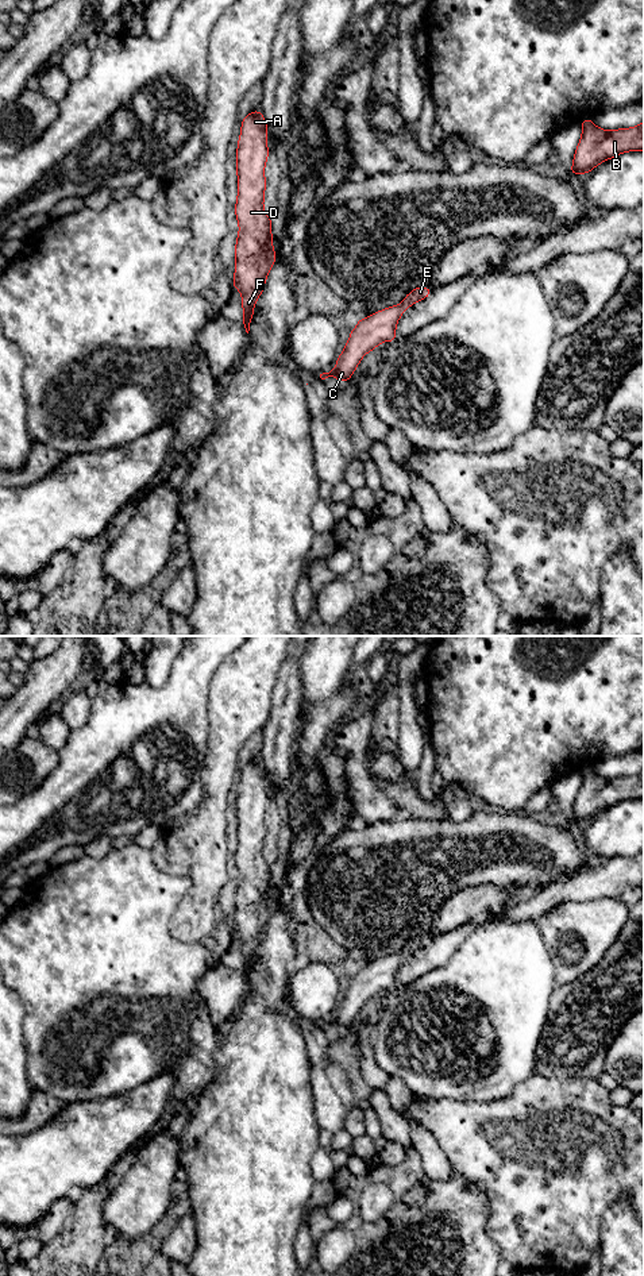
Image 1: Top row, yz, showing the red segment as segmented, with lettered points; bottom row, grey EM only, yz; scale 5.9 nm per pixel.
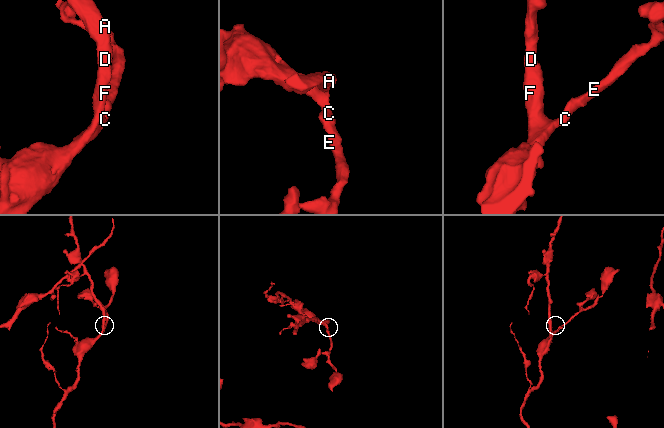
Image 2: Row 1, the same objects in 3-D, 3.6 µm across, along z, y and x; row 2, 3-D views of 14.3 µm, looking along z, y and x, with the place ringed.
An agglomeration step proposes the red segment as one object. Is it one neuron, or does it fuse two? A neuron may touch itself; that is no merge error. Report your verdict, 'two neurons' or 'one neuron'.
one neuron

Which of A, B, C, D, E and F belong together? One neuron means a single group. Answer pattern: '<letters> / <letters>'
A B C D E F

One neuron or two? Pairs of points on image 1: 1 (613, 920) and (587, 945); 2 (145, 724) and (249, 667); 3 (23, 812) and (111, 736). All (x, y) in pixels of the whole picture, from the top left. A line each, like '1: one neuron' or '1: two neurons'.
1: one neuron
2: two neurons
3: one neuron

